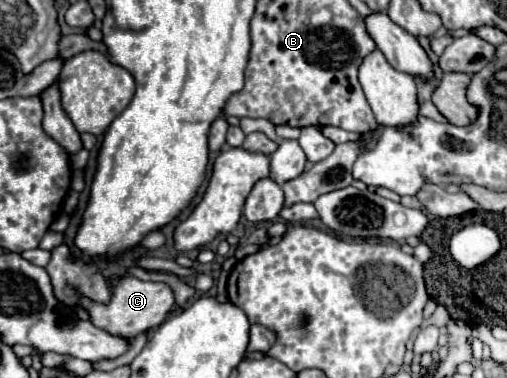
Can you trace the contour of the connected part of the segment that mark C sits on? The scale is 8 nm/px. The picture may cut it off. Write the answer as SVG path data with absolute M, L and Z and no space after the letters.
M127 277L121 281L113 283L113 291L111 291L111 303L109 305L99 305L93 303L89 299L83 299L81 305L85 309L89 309L91 313L91 323L99 329L107 329L113 335L123 335L133 339L137 333L151 329L155 325L161 325L163 319L167 317L167 313L171 311L175 303L175 295L173 289L167 283L153 283L153 281L141 281L135 277Z

